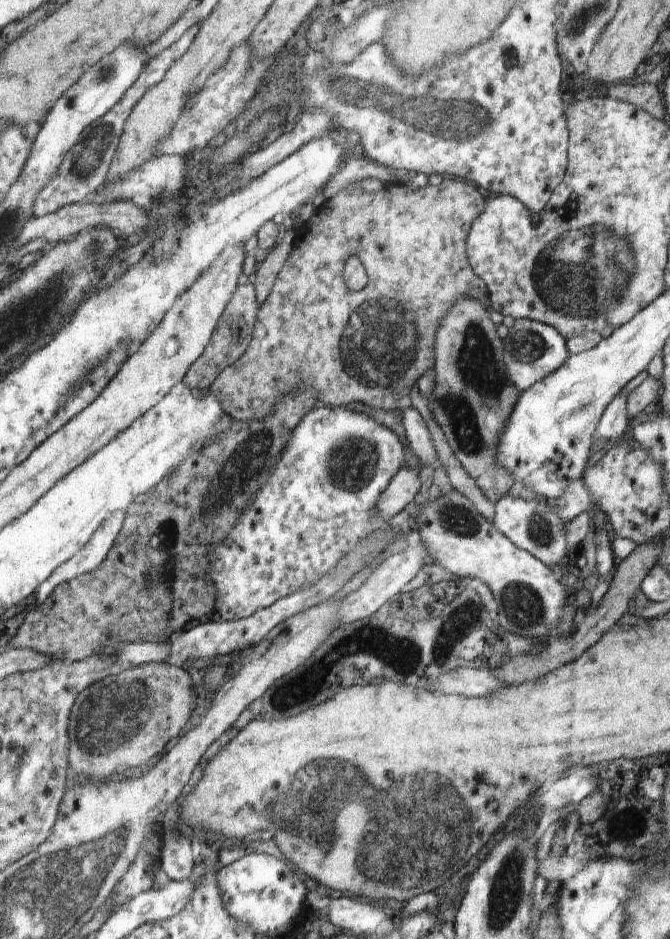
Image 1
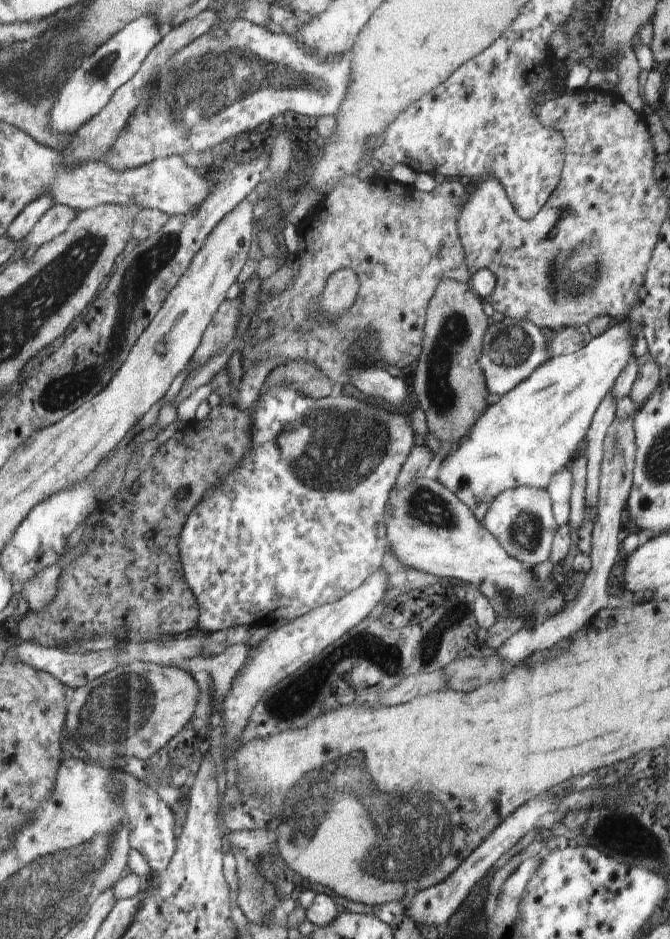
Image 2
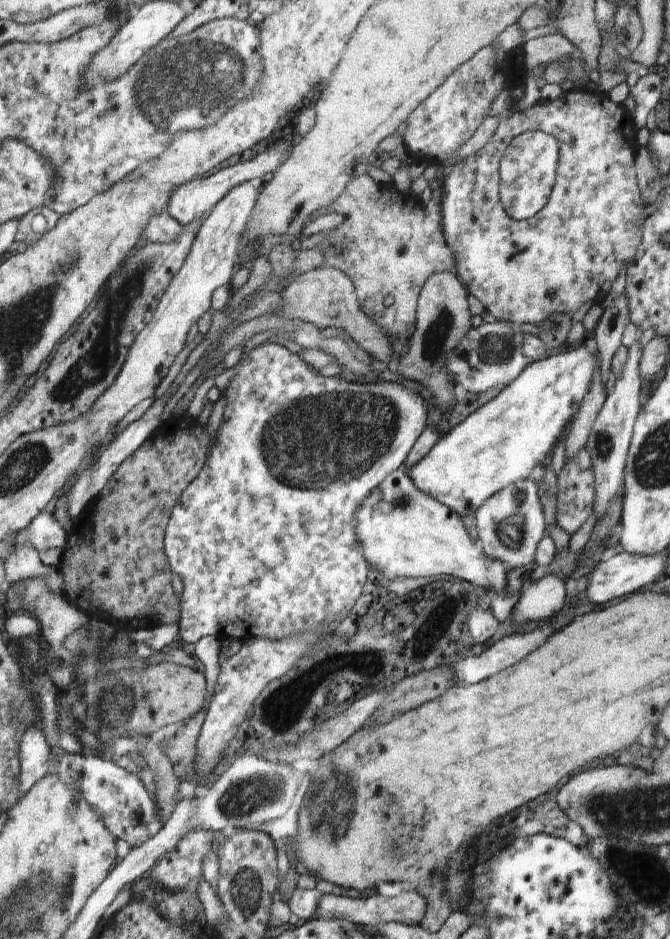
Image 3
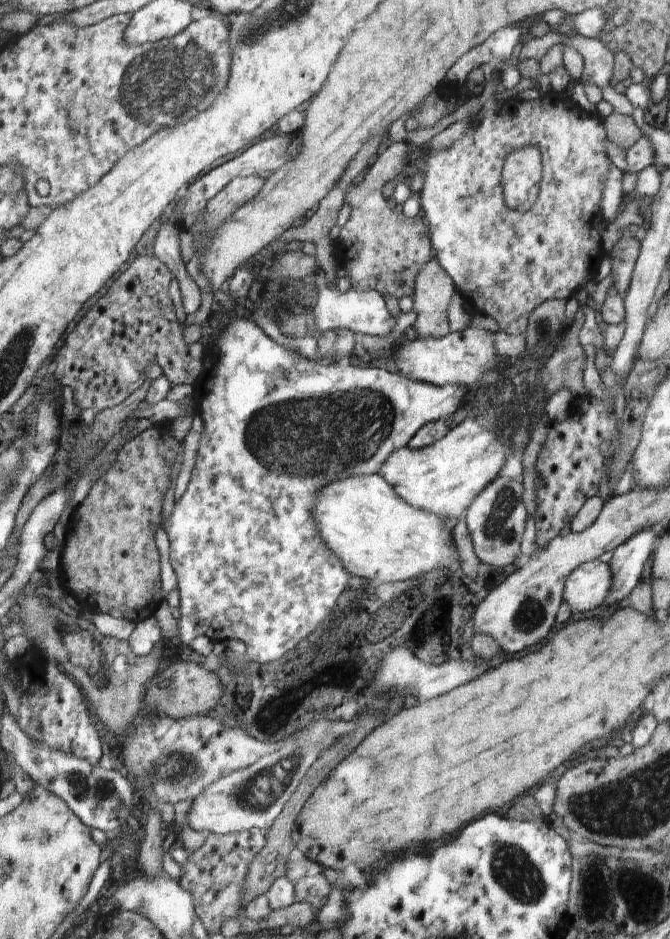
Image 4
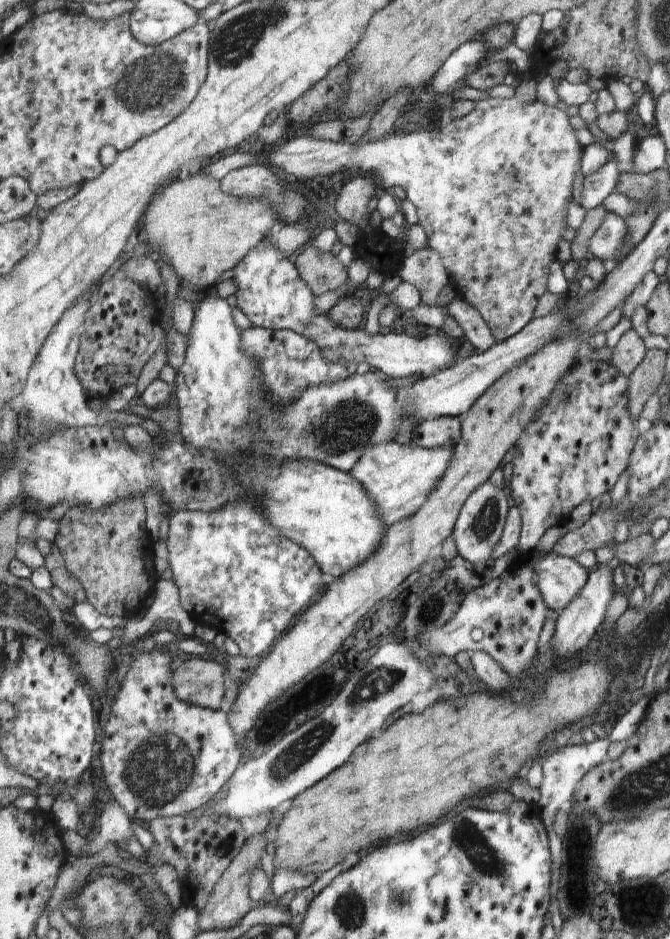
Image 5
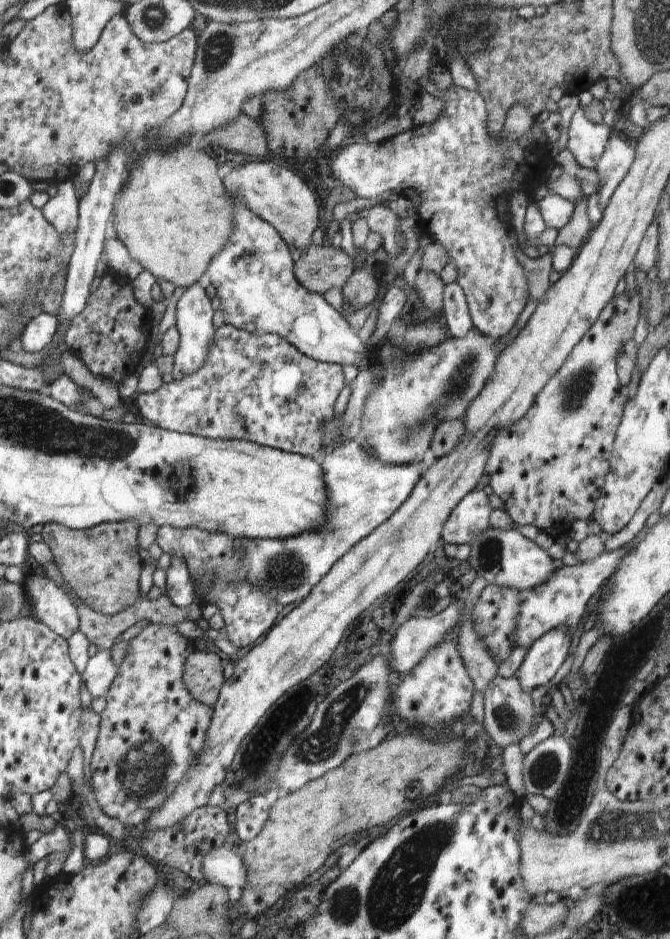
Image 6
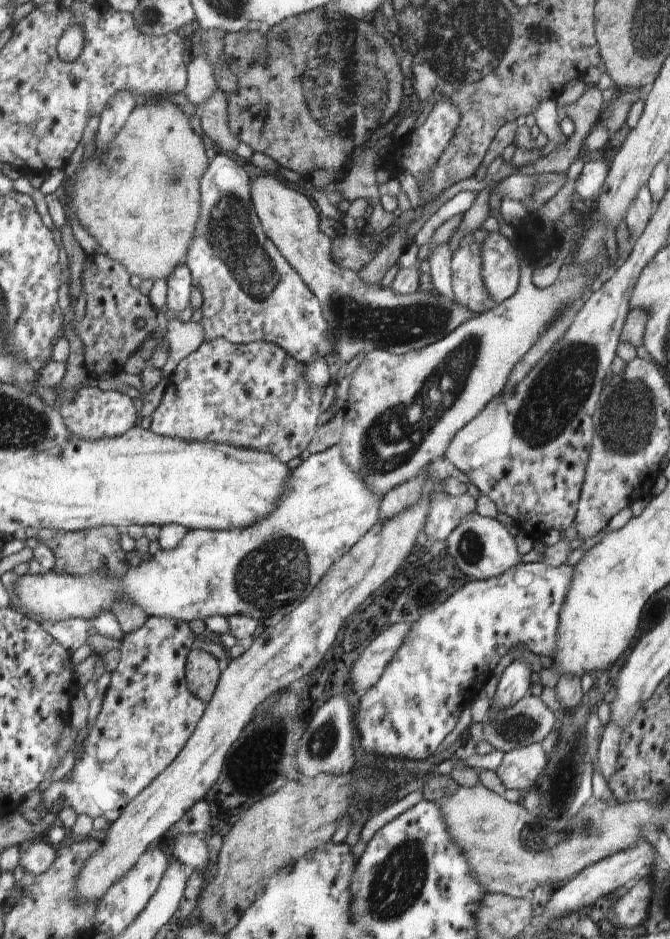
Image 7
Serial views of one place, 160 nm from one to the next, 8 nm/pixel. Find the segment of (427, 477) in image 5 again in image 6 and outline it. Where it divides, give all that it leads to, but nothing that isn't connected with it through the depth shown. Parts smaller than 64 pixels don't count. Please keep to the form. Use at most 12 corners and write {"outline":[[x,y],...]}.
{"outline":[[362,438],[321,464],[330,526],[248,539],[246,580],[281,608],[400,510],[421,464]]}

